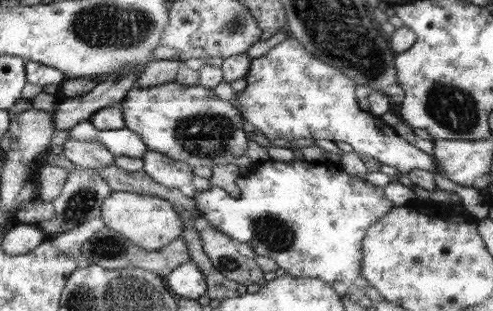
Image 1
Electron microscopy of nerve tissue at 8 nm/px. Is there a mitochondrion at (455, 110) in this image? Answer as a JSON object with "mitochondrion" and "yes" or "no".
{"mitochondrion":"yes"}

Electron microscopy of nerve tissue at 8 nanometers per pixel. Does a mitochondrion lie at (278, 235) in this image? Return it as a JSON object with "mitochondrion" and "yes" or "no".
{"mitochondrion":"yes"}

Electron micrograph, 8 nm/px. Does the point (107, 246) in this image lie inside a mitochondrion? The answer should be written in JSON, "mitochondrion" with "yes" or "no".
{"mitochondrion":"yes"}

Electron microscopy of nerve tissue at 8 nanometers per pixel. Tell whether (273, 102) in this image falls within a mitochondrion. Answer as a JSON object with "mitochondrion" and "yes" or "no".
{"mitochondrion":"no"}

